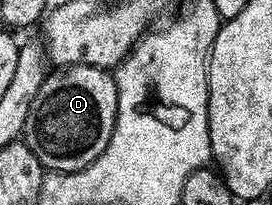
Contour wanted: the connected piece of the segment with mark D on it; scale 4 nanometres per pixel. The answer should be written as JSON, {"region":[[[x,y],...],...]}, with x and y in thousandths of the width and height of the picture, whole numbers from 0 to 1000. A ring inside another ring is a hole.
{"region":[[[301,312],[191,337],[107,527],[81,668],[176,834],[305,829],[386,741],[386,702],[415,663],[434,483],[423,371],[404,337]]]}

